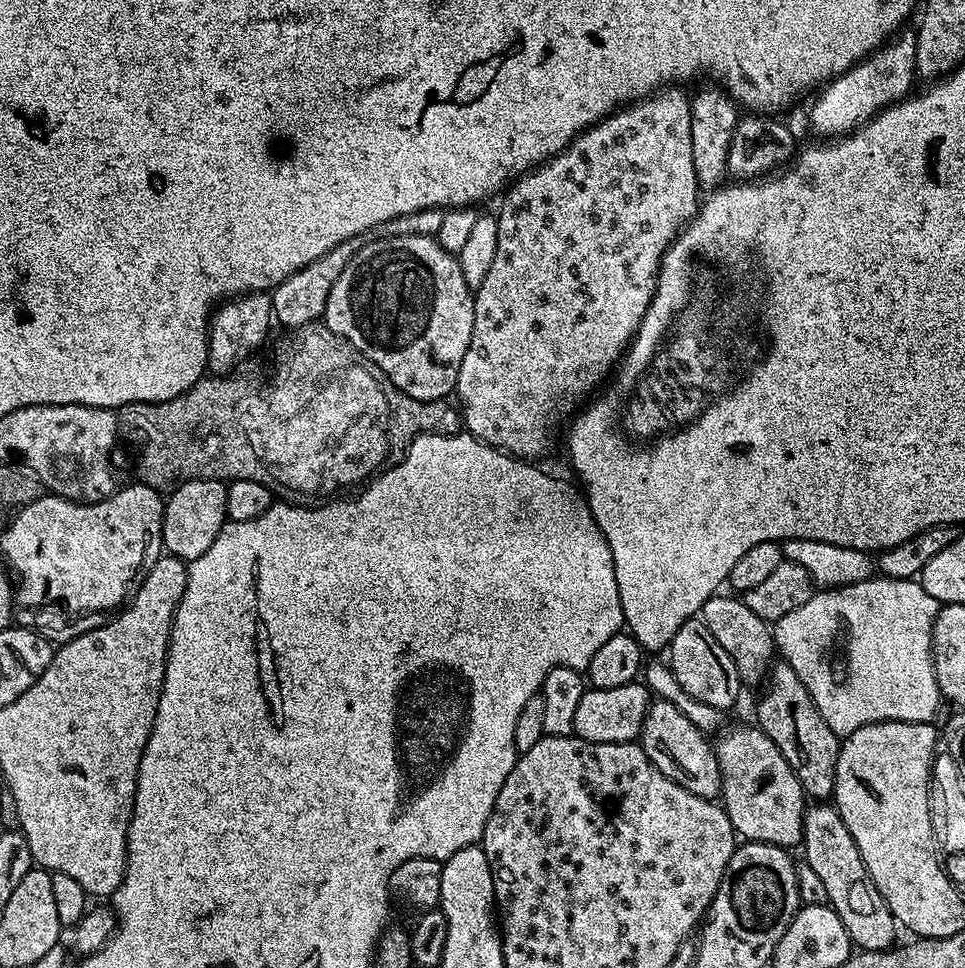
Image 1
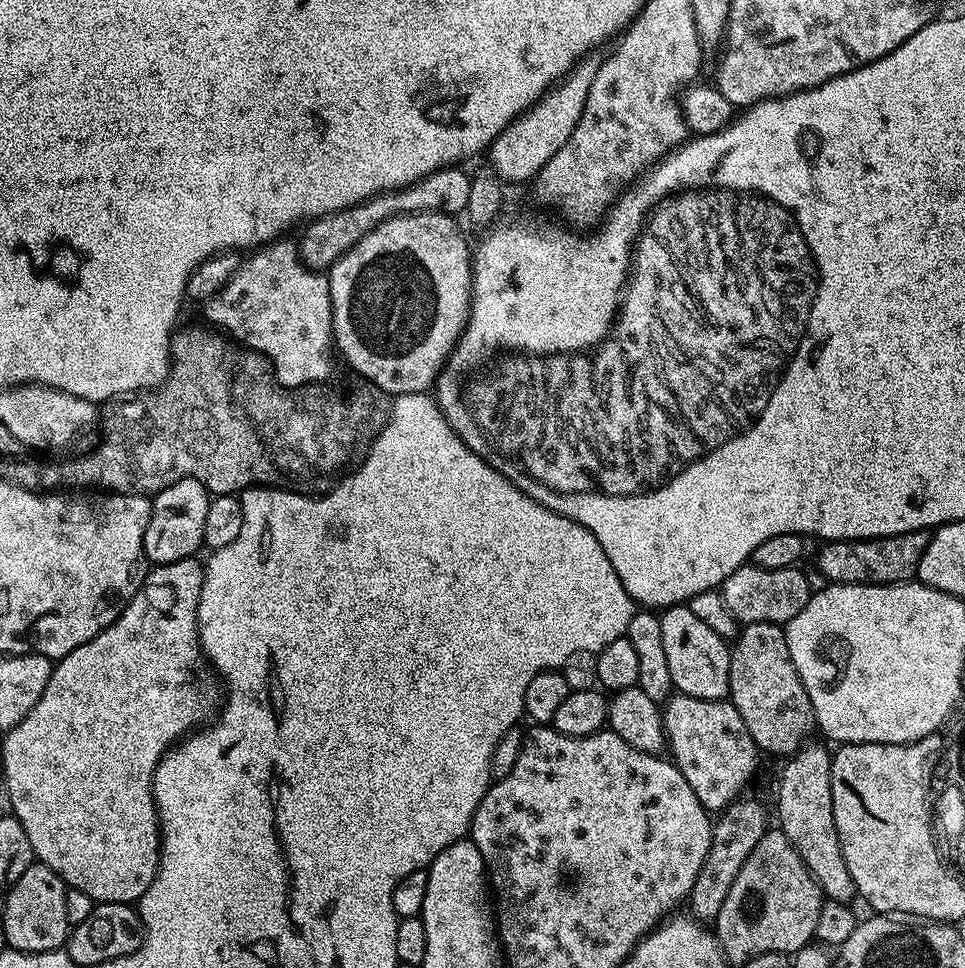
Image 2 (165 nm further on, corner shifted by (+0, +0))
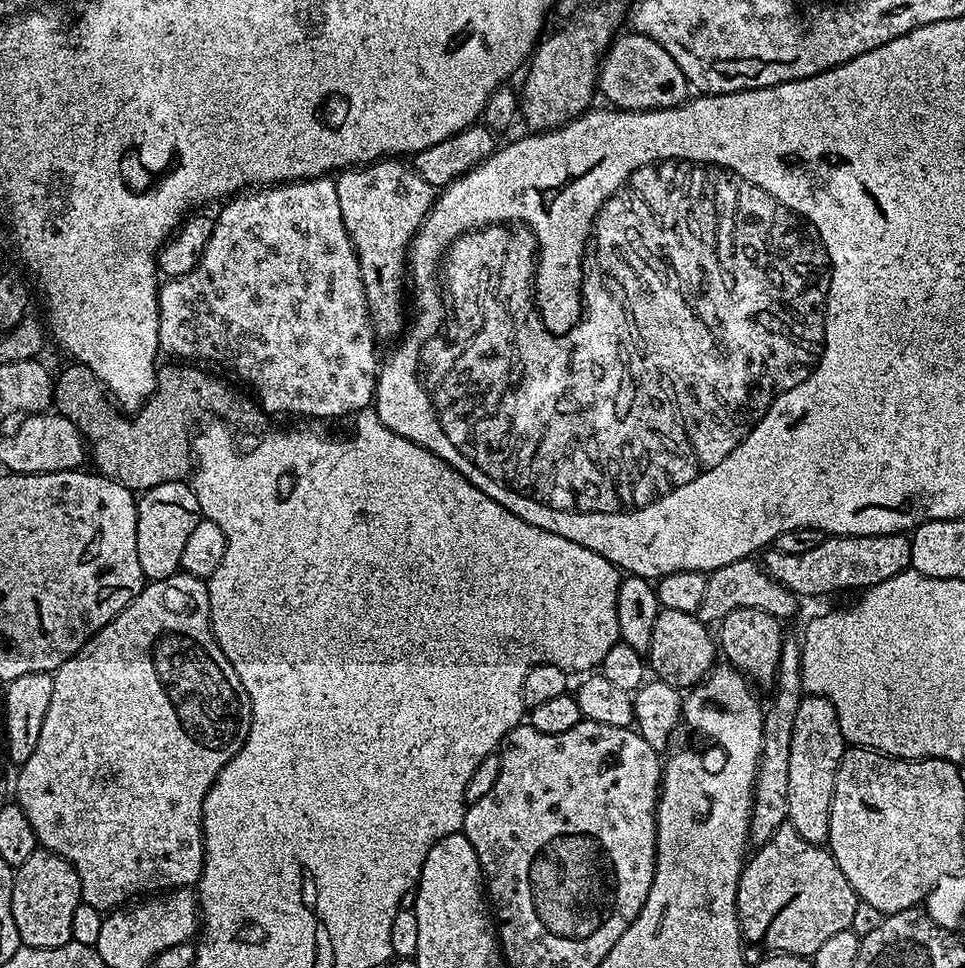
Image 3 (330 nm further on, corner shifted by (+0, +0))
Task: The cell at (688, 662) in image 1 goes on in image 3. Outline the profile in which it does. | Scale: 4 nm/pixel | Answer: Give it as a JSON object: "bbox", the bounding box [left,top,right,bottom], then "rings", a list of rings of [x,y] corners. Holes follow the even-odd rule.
{"bbox":[646,608,718,690],"rings":[[[661,608],[655,619],[646,653],[646,664],[651,675],[681,690],[695,688],[712,671],[718,660],[717,641],[713,633],[711,636],[708,632],[711,632],[709,625],[702,623],[699,615]]]}

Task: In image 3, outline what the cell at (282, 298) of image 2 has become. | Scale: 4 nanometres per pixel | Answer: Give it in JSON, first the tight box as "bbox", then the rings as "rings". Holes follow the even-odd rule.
{"bbox":[158,176,378,420],"rings":[[[315,176],[312,180],[293,180],[291,182],[274,184],[271,186],[257,186],[231,197],[223,207],[224,206],[225,208],[220,212],[220,217],[218,215],[215,217],[212,225],[212,233],[206,242],[206,250],[202,254],[198,266],[194,266],[194,270],[190,270],[190,274],[182,274],[181,276],[165,279],[163,283],[159,285],[160,325],[158,326],[158,338],[160,339],[161,353],[167,354],[167,352],[169,352],[169,354],[172,355],[169,357],[179,358],[184,362],[204,362],[200,360],[209,360],[212,364],[221,364],[222,367],[229,368],[238,379],[245,380],[245,382],[256,391],[257,397],[255,396],[255,399],[258,401],[258,404],[258,399],[260,399],[261,406],[268,412],[293,412],[296,416],[317,416],[320,420],[332,420],[335,416],[349,415],[348,417],[351,417],[353,414],[362,411],[363,408],[369,407],[369,405],[373,403],[376,395],[376,378],[378,375],[378,356],[376,360],[377,341],[374,339],[374,333],[368,318],[368,303],[366,302],[364,287],[362,286],[362,274],[358,266],[356,251],[352,245],[350,234],[342,222],[342,206],[338,206],[338,190],[336,189],[335,179],[329,178],[328,176]]]}

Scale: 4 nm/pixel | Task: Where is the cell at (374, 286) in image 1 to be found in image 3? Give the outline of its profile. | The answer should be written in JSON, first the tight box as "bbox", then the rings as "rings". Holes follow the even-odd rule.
{"bbox":[335,158,437,341],"rings":[[[385,158],[377,160],[374,164],[349,168],[341,171],[335,177],[335,182],[338,190],[338,206],[342,206],[342,222],[352,239],[362,274],[362,286],[368,303],[371,328],[381,341],[382,339],[395,341],[406,328],[403,290],[404,280],[406,284],[406,245],[436,203],[437,189],[432,188],[430,182],[426,182],[426,178],[422,178],[415,168],[400,158]]]}

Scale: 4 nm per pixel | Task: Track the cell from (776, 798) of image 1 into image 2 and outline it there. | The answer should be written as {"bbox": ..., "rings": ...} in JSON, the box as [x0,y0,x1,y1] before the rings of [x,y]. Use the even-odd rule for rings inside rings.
{"bbox":[662,694,762,810],"rings":[[[672,694],[663,705],[662,715],[667,751],[672,751],[676,769],[690,782],[698,802],[709,810],[727,808],[745,791],[743,788],[751,782],[762,759],[750,730],[746,730],[746,722],[742,722],[742,714],[727,698],[703,700]]]}

